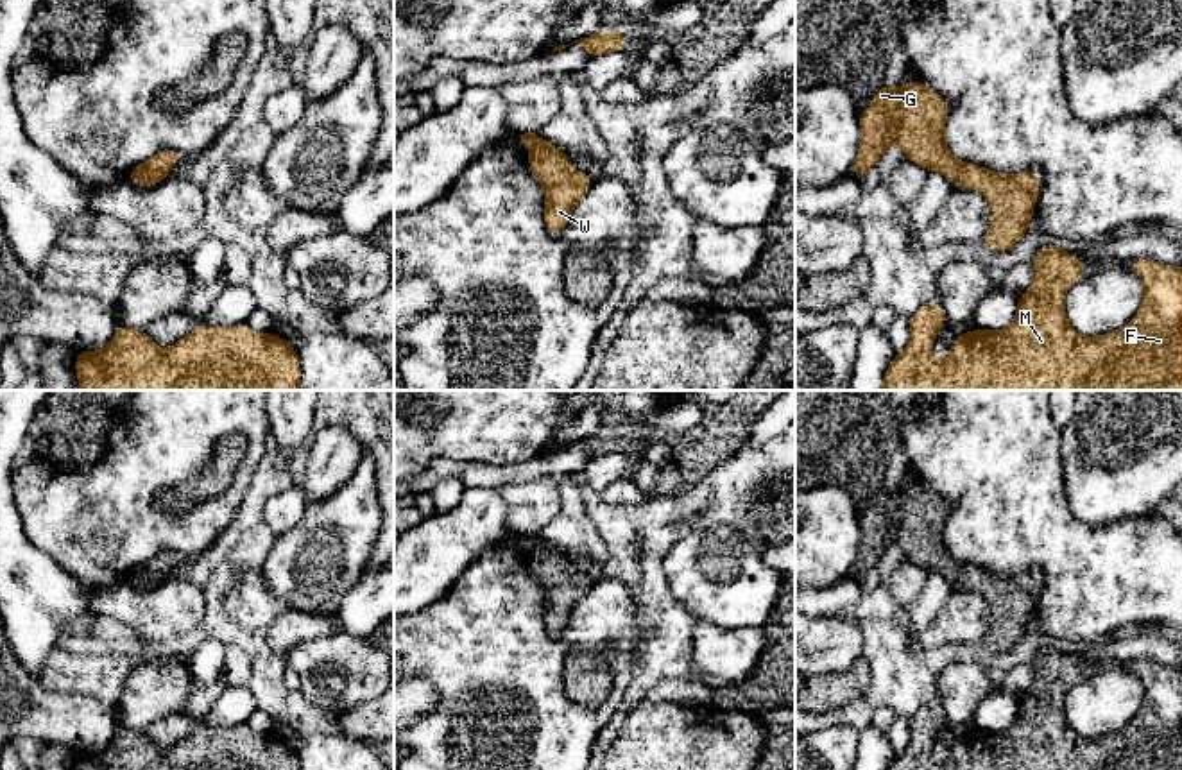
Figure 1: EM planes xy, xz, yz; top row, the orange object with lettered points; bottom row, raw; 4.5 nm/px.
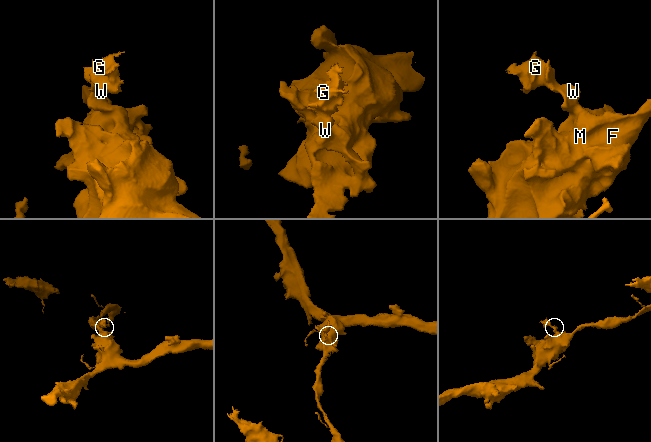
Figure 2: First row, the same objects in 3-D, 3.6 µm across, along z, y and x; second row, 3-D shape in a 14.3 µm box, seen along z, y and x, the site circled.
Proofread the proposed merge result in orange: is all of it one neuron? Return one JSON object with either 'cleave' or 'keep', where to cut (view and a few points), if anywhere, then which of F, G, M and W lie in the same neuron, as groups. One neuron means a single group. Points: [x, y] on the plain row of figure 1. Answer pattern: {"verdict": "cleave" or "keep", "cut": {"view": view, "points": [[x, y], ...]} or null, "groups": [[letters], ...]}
{"verdict": "keep", "cut": null, "groups": [["F", "G", "M", "W"]]}

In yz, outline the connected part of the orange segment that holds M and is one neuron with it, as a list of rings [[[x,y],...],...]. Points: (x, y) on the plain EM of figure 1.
[[[1049,645],[1035,652],[1032,668],[1033,682],[1017,700],[1008,731],[969,731],[951,743],[949,757],[938,763],[931,745],[947,718],[933,702],[910,716],[908,747],[886,770],[1182,770],[1182,668],[1150,659],[1134,661],[1130,670],[1144,686],[1143,706],[1125,729],[1100,738],[1076,734],[1066,718],[1066,693],[1084,679],[1085,663]]]

